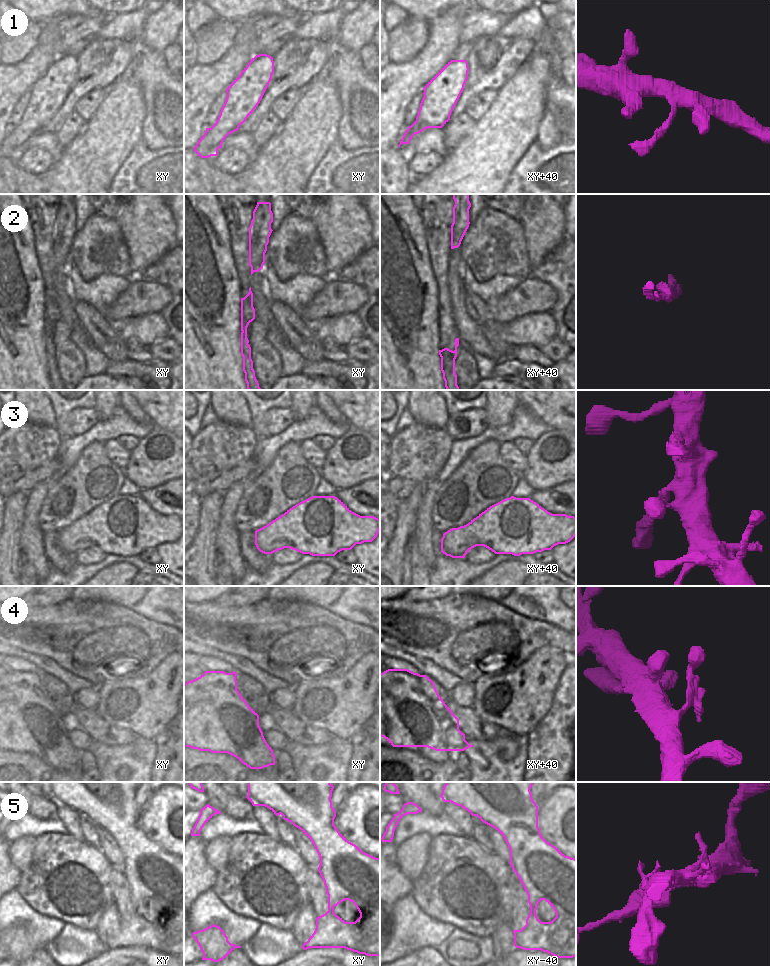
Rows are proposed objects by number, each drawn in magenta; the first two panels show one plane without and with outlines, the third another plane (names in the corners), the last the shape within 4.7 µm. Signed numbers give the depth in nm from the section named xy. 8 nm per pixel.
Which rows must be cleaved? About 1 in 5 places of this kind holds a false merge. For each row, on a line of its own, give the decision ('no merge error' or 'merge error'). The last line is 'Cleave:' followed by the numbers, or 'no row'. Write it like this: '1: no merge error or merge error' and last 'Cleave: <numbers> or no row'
1: no merge error
2: no merge error
3: no merge error
4: no merge error
5: no merge error
Cleave: no row

